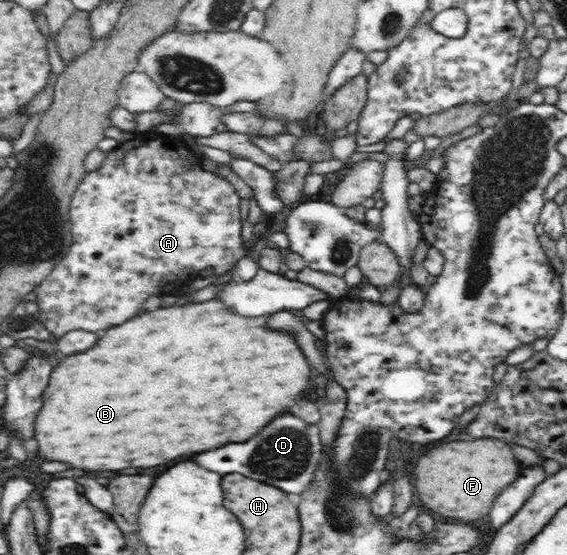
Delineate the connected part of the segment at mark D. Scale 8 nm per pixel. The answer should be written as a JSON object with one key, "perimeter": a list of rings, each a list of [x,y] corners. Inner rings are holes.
{"perimeter":[[[286,413],[286,417],[278,417],[262,429],[262,433],[246,443],[228,443],[222,449],[212,449],[194,457],[198,465],[208,471],[216,471],[220,475],[242,473],[256,481],[274,485],[286,493],[302,493],[310,487],[311,481],[322,462],[322,440],[316,425],[304,423],[300,417]],[[270,475],[270,477],[264,477]]]}

